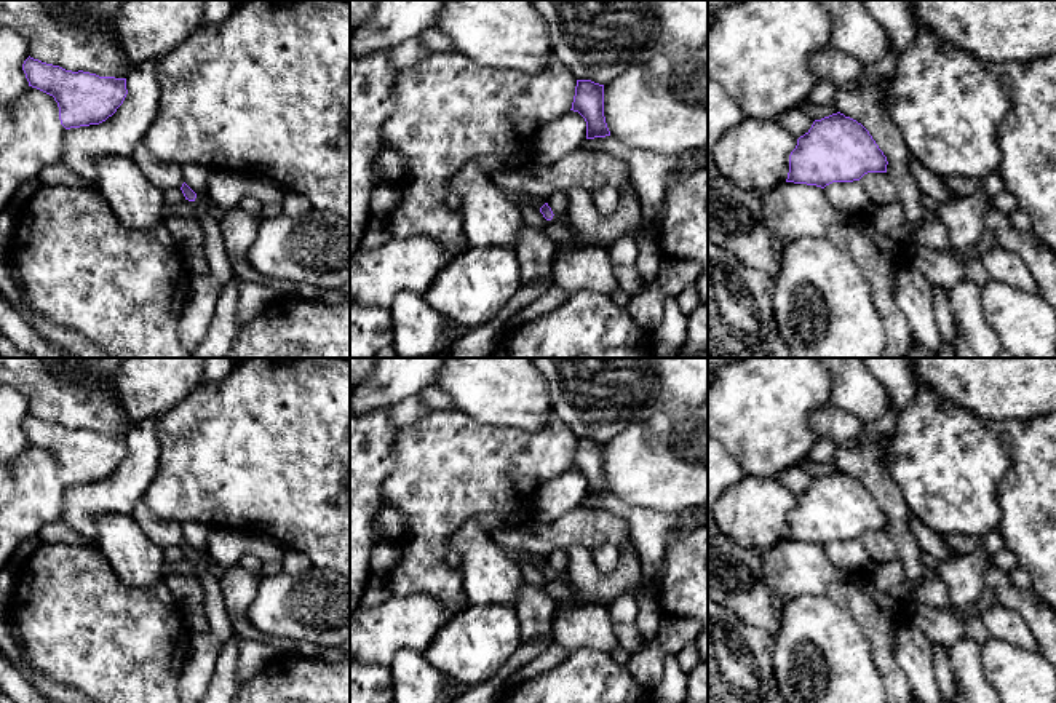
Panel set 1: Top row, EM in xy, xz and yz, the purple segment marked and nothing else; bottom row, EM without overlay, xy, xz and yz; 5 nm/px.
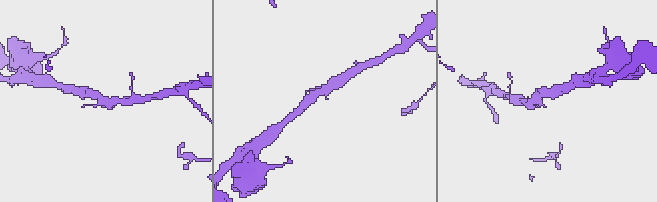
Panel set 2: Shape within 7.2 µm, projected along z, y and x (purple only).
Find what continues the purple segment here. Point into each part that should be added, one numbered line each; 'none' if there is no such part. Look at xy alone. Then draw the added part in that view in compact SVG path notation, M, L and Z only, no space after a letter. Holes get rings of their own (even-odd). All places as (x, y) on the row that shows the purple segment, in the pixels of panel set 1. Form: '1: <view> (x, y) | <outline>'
1: xy (213, 210) | M198 195L193 201L195 205L204 205L208 212L216 219L220 220L225 216L225 211L217 208L206 195Z

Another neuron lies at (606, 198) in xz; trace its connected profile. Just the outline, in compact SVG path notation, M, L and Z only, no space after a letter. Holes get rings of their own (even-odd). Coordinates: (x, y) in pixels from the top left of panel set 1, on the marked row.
M601 187L593 193L593 201L602 216L610 216L620 201L620 190Z

